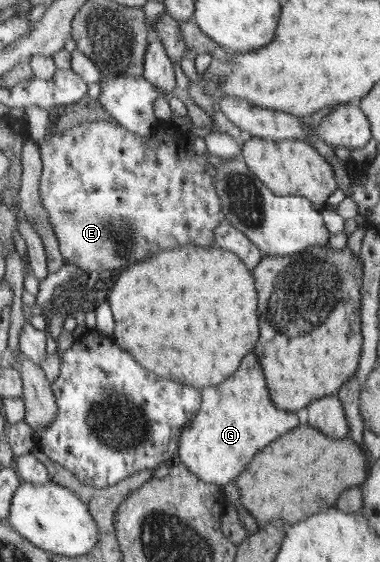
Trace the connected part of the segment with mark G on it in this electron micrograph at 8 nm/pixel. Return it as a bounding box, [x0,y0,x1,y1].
[178,353,299,487]

